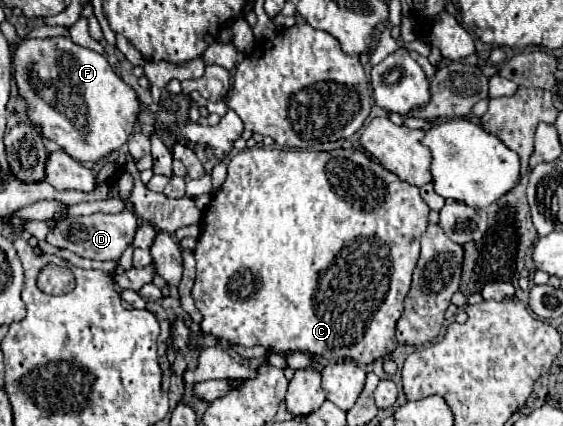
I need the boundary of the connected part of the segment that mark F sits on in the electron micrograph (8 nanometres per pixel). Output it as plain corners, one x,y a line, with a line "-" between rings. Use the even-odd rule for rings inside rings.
26,38
16,54
16,84
28,104
28,120
42,126
48,140
54,140
78,162
100,162
128,142
140,112
138,94
124,84
108,60
88,48
76,46
70,38

